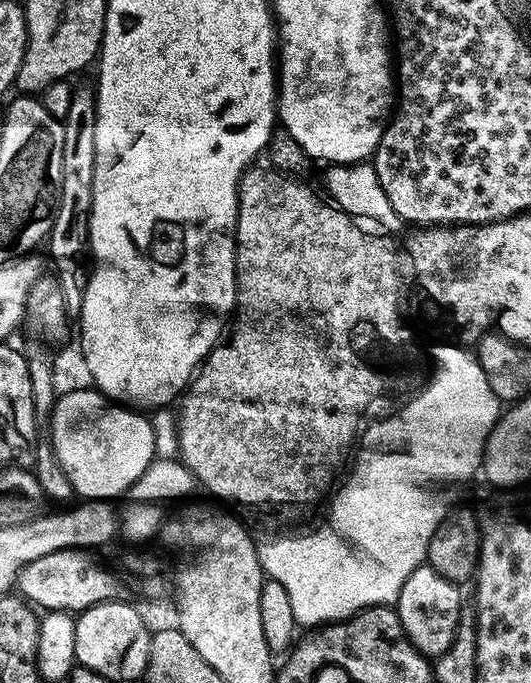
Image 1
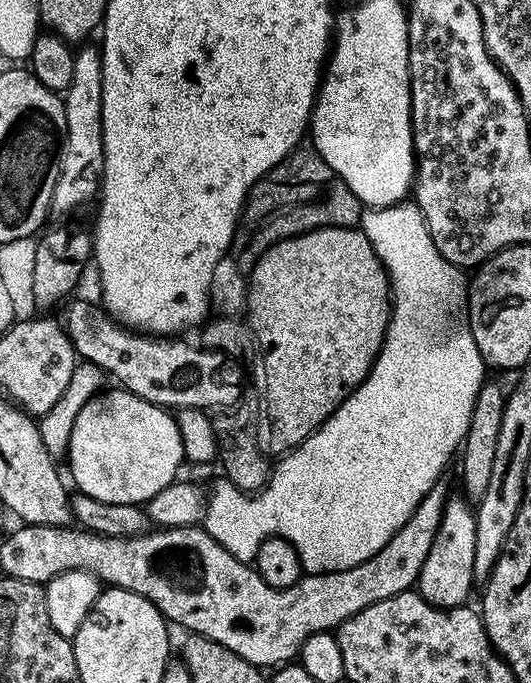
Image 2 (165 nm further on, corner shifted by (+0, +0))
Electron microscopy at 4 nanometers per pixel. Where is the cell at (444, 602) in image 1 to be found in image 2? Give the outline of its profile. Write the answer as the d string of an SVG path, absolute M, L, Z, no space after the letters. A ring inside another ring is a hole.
M449 495L444 503L438 534L434 534L434 546L430 546L430 554L426 554L426 562L422 562L422 570L415 583L420 596L435 608L459 608L474 589L475 530L476 513L473 505L463 495Z

